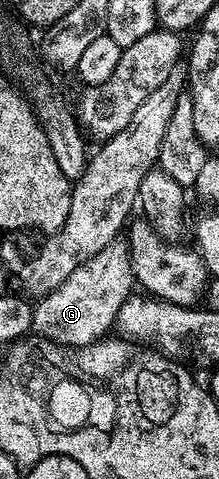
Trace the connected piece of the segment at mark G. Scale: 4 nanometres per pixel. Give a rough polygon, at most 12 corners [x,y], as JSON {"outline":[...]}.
{"outline":[[127,240],[104,245],[33,304],[69,349],[115,326],[135,287]]}

